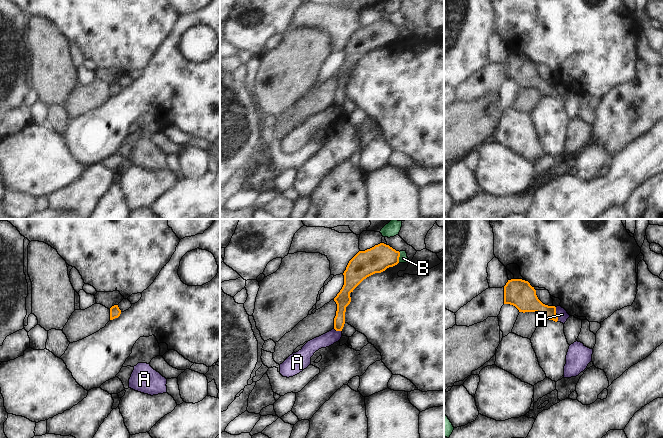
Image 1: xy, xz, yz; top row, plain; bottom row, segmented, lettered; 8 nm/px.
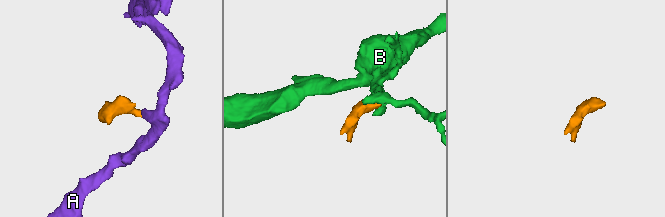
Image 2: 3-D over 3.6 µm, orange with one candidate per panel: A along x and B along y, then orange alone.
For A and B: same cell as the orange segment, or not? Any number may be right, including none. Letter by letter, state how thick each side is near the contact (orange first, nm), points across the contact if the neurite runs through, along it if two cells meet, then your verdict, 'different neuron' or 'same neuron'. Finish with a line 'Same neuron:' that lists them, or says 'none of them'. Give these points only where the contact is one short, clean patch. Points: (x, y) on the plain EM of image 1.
A: calibres 160 and 90 nm; border yz (555, 83), (558, 96); different neuron
B: calibres 220 and 70 nm; border xz (400, 28), (398, 38); different neuron
Same neuron: none of them

